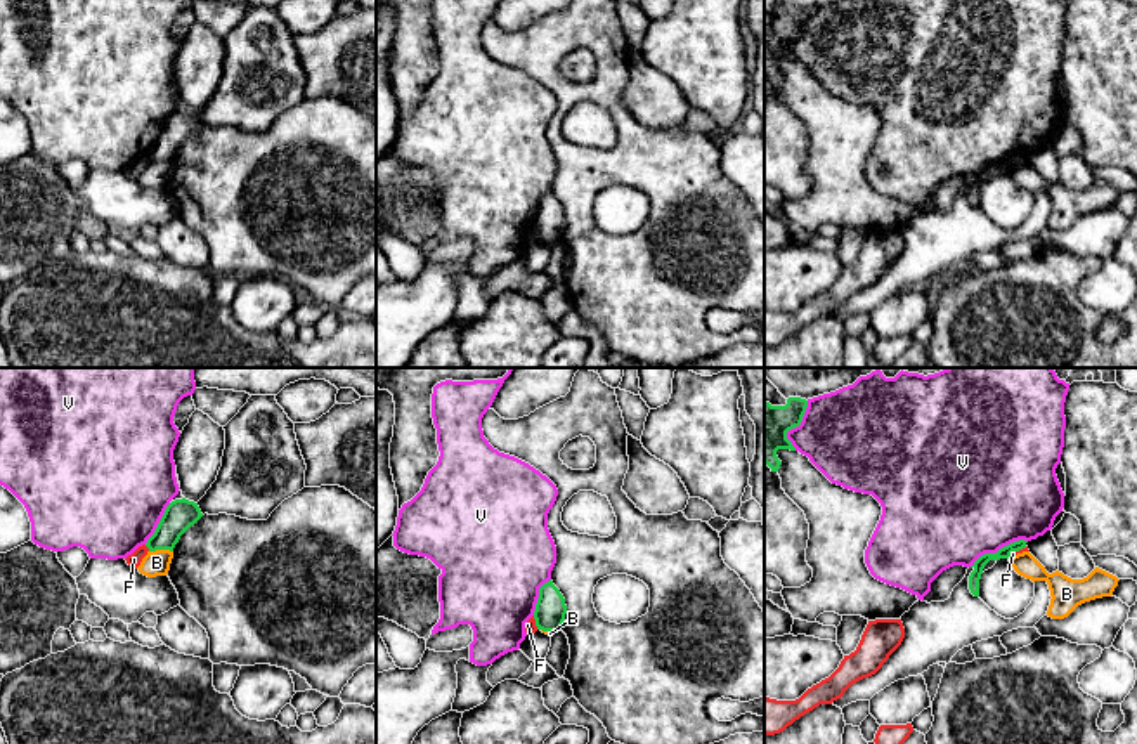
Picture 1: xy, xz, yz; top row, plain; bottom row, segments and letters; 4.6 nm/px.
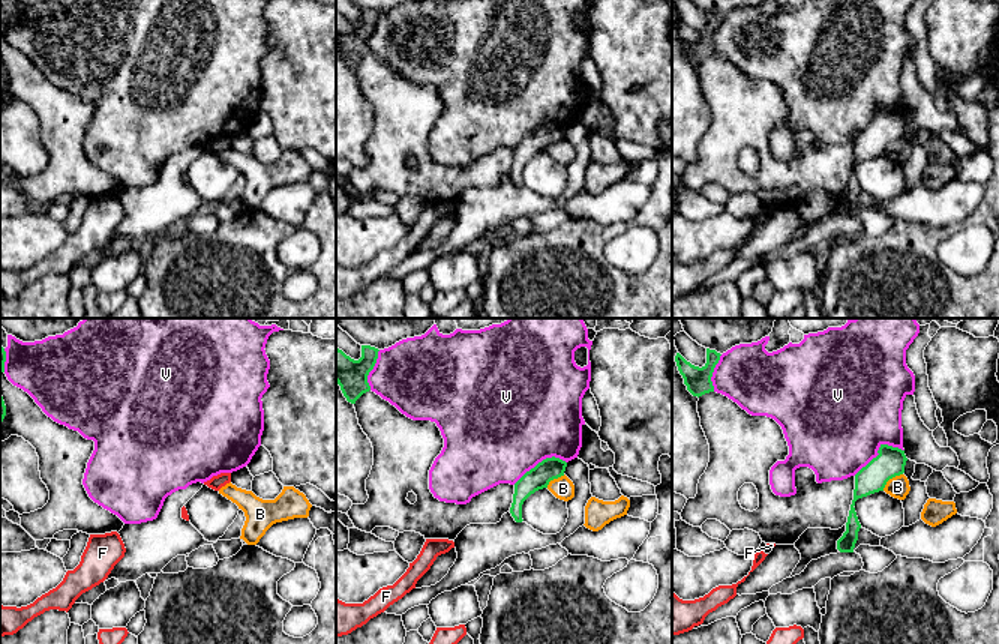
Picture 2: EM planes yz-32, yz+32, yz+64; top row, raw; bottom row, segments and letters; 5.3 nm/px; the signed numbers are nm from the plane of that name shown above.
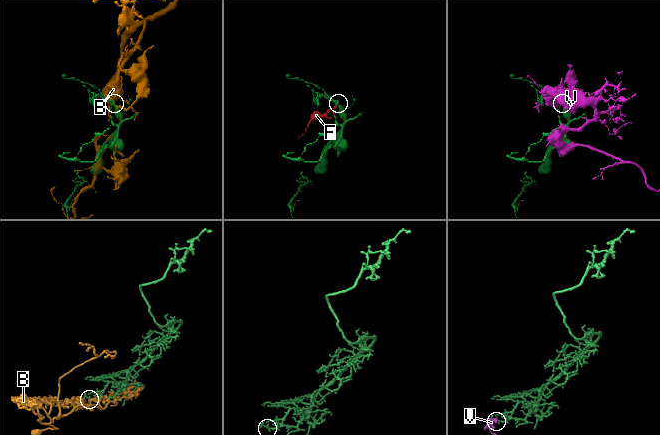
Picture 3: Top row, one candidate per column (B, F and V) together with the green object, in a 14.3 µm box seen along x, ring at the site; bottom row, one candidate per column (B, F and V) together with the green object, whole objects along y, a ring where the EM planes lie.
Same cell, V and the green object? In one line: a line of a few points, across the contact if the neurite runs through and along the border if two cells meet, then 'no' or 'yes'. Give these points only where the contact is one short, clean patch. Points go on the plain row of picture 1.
no

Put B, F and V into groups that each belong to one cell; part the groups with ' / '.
B / F / V

